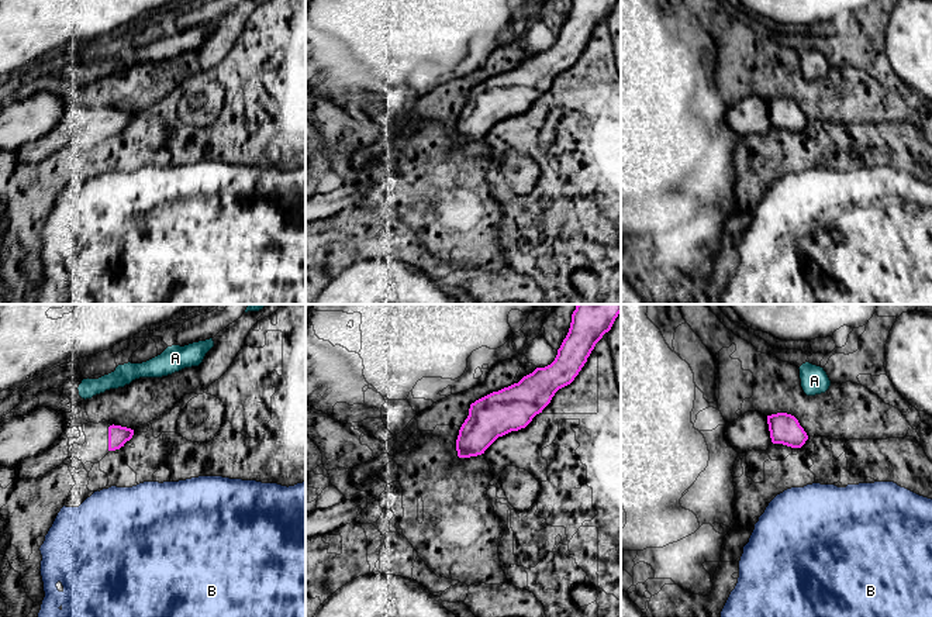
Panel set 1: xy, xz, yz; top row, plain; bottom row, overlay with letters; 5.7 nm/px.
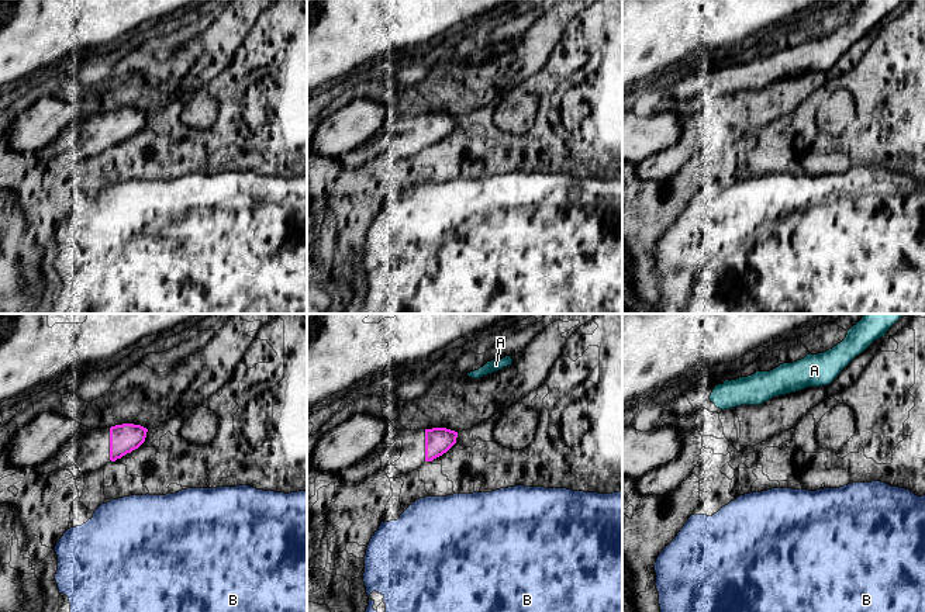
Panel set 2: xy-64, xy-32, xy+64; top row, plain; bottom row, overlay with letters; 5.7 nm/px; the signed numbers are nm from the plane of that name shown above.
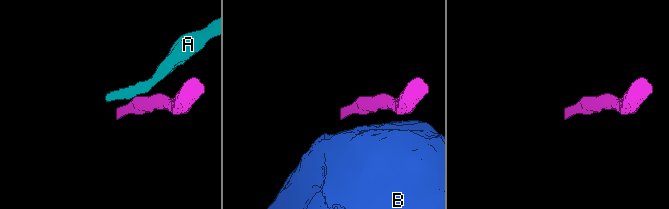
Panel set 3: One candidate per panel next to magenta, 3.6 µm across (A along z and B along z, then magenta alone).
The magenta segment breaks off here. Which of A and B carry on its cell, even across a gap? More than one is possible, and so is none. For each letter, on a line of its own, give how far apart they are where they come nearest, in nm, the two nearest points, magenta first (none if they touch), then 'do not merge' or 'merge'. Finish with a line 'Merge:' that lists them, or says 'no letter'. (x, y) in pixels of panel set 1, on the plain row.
A: 140 nm | yz (793, 100), (807, 79) | do not merge
B: 200 nm | xy (111, 134), (111, 171) | do not merge
Merge: no letter

